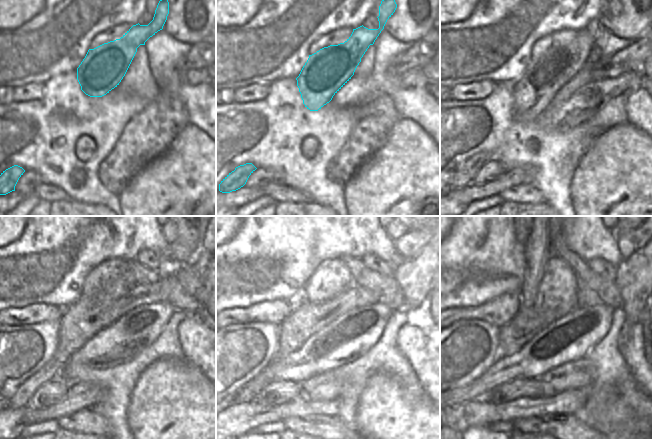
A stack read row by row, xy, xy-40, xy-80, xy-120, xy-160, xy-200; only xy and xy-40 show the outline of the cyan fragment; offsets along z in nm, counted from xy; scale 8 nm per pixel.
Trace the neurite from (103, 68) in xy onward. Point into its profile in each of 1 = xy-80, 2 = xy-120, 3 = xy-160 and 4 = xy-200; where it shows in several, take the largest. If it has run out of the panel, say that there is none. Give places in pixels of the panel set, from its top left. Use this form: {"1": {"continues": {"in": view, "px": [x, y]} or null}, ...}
{"1": {"continues": {"in": "xy-80", "px": [546, 75]}}, "2": {"continues": {"in": "xy-120", "px": [87, 316]}}, "3": {"continues": {"in": "xy-160", "px": [307, 318]}}, "4": {"continues": {"in": "xy-200", "px": [526, 324]}}}

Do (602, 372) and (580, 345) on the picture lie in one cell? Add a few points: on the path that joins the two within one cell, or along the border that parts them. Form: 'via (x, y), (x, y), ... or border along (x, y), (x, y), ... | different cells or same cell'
border along (603, 337), (585, 355) | different cells

